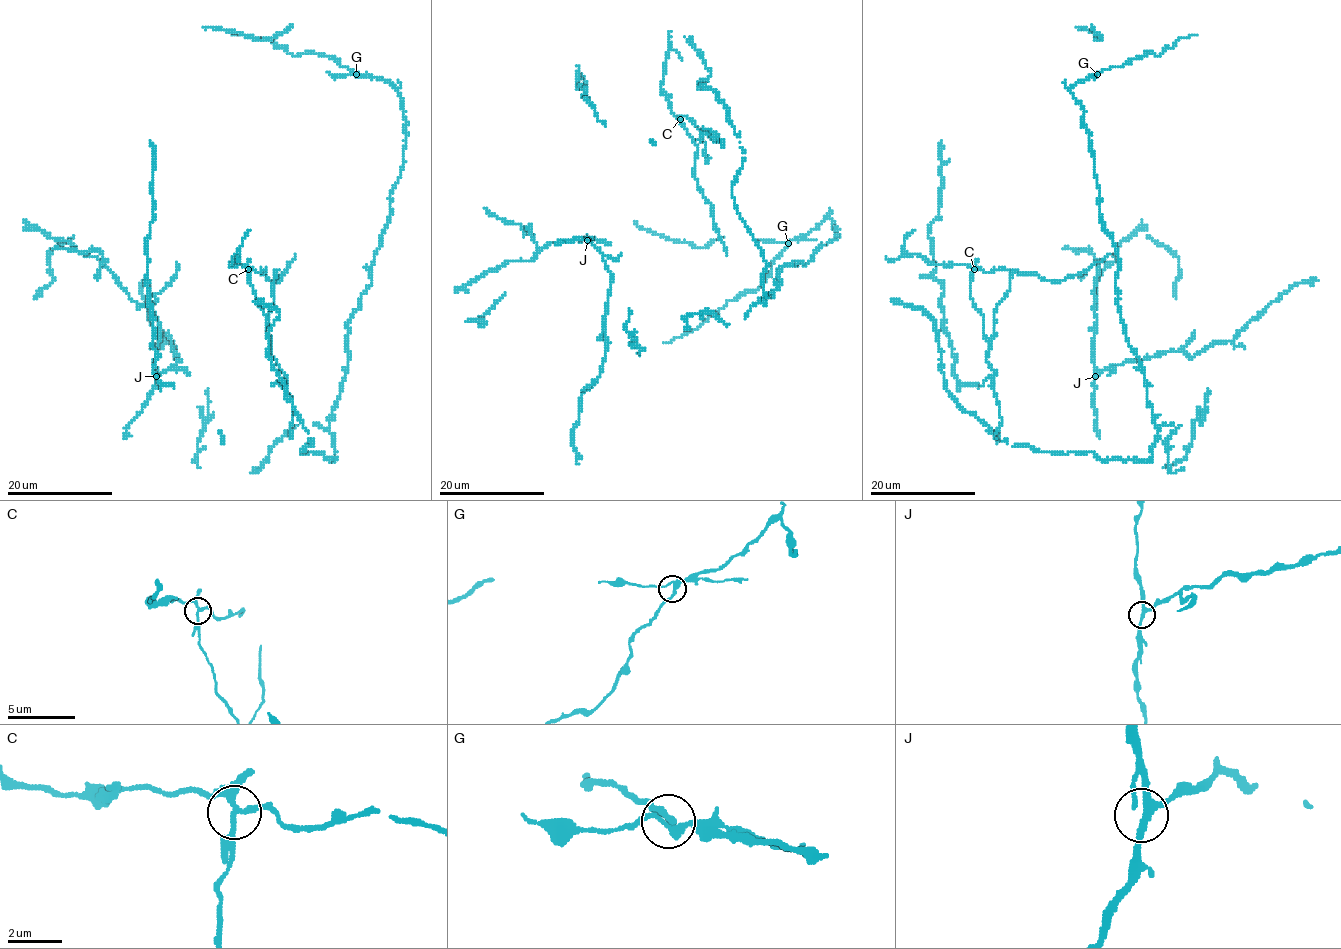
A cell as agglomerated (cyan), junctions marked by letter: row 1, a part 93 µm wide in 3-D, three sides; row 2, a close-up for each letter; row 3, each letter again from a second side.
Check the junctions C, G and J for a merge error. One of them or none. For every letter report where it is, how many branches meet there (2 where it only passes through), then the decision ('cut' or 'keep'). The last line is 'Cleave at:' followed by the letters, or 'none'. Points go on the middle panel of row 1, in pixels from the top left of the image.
C: at (680, 119); 4 branches meet; cut
G: at (788, 243); 3 branches meet; keep
J: at (587, 240); 3 branches meet; keep
Cleave at: C

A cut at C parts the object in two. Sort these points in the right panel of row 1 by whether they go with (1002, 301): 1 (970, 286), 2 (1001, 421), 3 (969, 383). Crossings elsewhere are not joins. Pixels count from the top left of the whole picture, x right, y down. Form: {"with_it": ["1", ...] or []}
{"with_it": ["1", "2"]}

